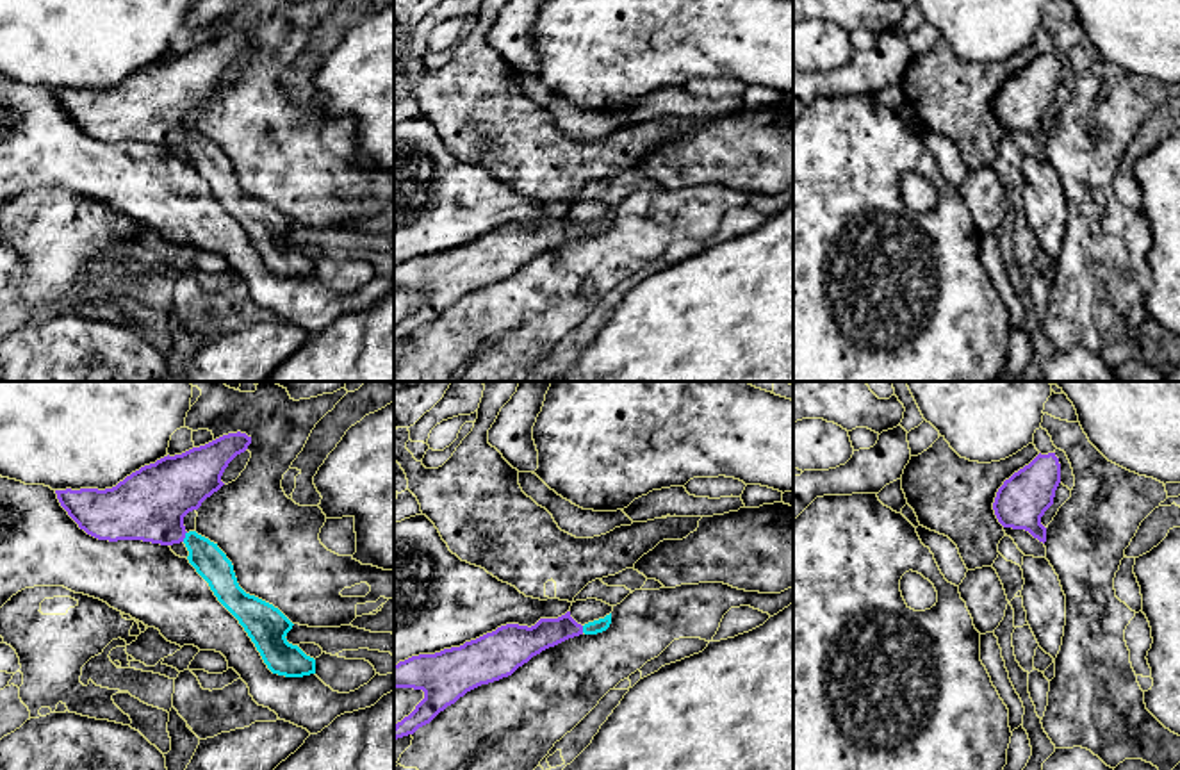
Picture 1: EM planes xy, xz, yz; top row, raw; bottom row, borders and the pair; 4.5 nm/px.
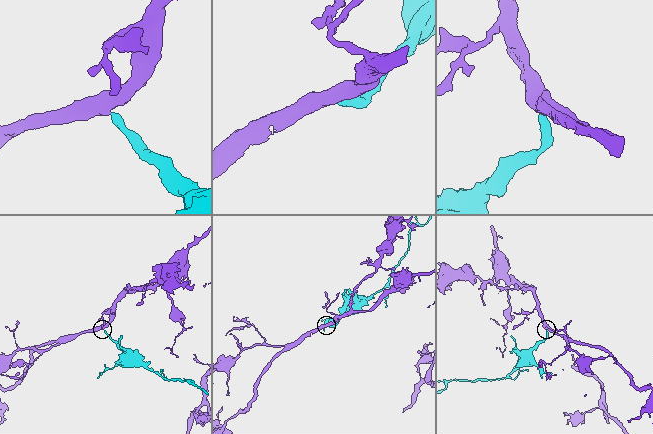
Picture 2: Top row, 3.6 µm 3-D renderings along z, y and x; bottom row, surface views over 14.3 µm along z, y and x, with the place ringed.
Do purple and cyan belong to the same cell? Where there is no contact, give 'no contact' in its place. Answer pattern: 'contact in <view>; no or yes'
contact in xy; yes

